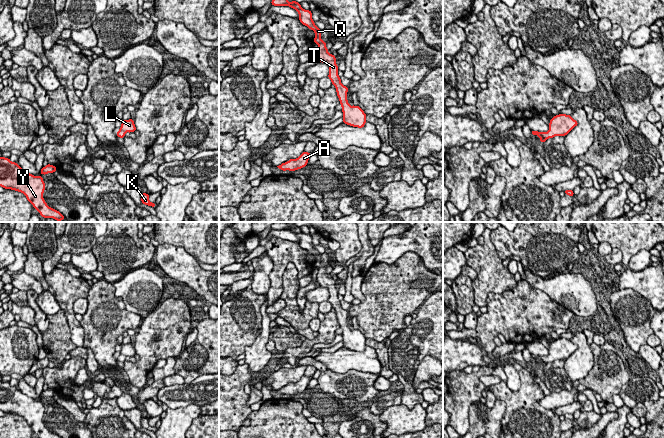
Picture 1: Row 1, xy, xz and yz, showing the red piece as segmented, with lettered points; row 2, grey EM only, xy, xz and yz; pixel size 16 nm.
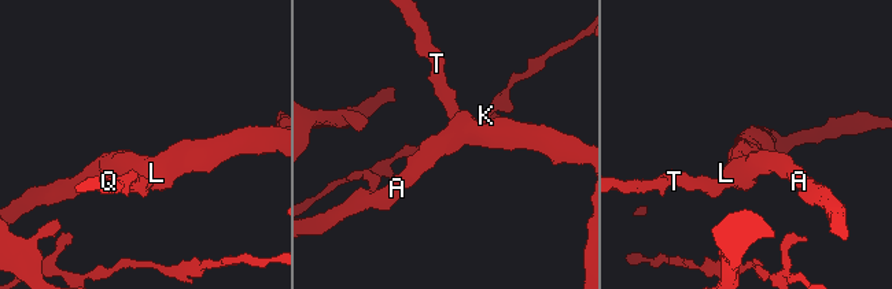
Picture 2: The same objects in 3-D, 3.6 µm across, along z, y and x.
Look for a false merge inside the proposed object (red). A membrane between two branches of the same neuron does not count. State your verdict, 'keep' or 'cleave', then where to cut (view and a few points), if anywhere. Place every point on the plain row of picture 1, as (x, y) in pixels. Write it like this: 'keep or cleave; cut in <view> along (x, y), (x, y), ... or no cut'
keep; no cut

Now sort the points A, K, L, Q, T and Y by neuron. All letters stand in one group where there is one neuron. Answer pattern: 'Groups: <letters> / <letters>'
Groups: A K L Q T Y

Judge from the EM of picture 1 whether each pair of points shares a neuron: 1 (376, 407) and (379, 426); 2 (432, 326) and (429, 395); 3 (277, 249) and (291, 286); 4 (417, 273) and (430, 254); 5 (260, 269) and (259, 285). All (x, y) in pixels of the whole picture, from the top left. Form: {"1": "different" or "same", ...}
{"1": "different", "2": "different", "3": "different", "4": "different", "5": "same"}

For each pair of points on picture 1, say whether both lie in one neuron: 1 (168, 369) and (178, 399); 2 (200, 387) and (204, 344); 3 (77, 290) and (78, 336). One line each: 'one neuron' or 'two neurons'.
1: two neurons
2: two neurons
3: one neuron

